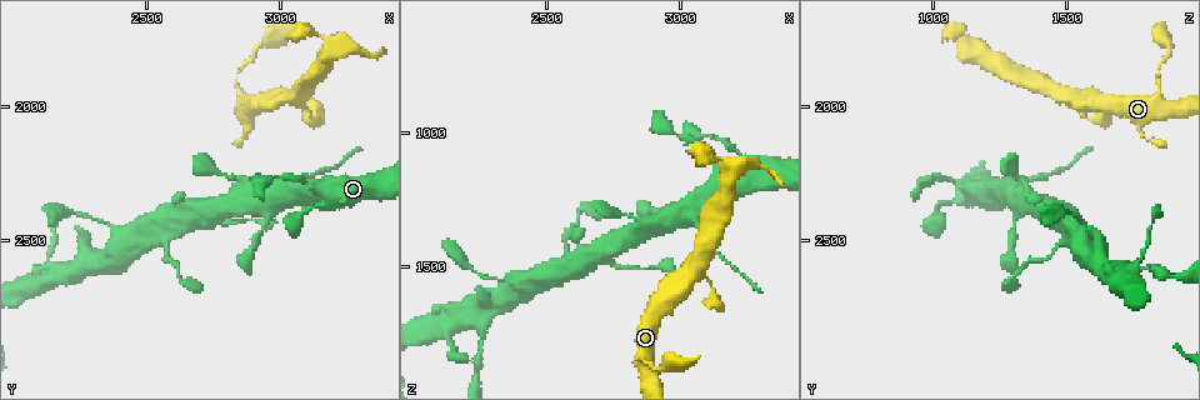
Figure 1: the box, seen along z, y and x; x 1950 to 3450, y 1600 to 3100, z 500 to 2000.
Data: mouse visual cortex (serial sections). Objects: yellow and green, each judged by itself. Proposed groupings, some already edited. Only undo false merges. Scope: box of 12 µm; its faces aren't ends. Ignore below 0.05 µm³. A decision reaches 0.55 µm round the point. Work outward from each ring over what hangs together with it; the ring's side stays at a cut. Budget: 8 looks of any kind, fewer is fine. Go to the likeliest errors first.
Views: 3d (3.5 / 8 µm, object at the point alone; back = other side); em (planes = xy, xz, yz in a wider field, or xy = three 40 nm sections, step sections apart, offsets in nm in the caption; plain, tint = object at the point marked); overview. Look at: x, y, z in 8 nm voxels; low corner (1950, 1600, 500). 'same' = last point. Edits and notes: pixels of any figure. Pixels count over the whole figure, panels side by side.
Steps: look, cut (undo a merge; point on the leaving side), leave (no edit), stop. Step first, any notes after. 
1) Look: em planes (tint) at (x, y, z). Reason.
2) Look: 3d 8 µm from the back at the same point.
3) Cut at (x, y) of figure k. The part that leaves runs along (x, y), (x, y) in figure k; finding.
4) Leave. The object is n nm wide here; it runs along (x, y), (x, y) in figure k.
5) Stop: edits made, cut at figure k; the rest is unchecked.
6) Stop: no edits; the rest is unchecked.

Look: 3d 3.5 µm at (2840, 1920, 1840). Thick turns thin.

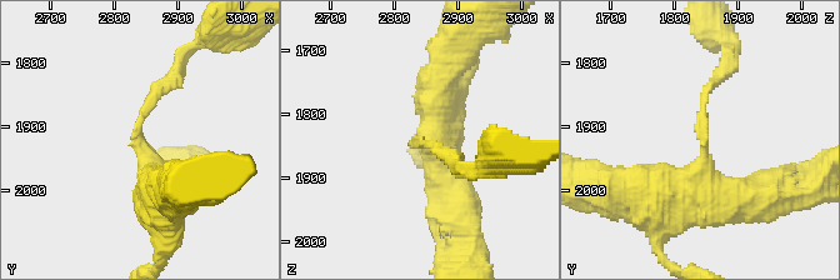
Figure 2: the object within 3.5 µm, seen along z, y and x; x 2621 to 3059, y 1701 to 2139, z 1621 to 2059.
Look: em planes (tint) at (2840, 1915, 1845). Now the EM.

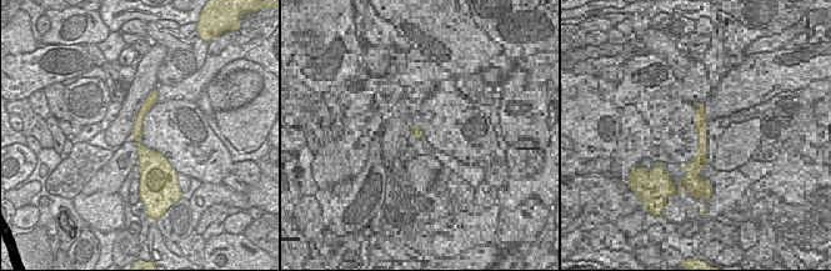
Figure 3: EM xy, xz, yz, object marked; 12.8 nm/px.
Leave. The arms are 150, 500 nm wide; it runs along (153, 94), (136, 126), (144, 171) in figure 3; one cell here.

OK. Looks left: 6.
Look: em planes (tint) at (2880, 2430, 1510). A narrow waist.

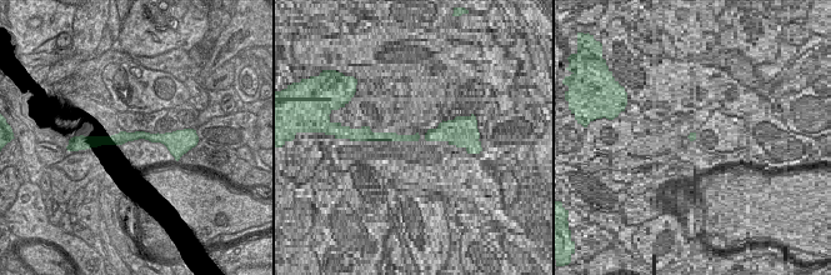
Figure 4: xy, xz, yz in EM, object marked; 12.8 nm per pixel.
Look: 3d 3.5 µm from the back at the same point.

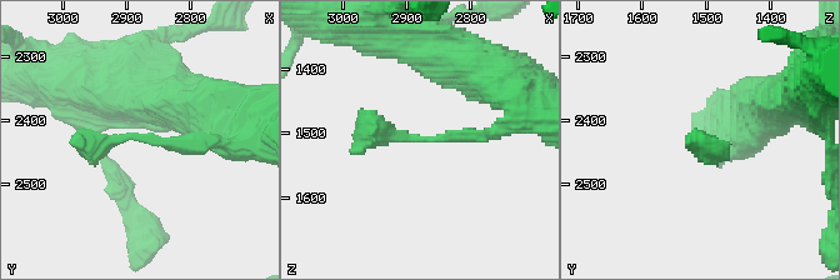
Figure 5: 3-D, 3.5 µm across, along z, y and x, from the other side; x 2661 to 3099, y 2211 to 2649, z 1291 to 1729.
Leave. It runs along (174, 135), (134, 135), (94, 143) in figure 4; one cell here.

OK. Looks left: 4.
Look: 3d 3.5 µm at (2900, 2510, 1290). Sudden change in width.

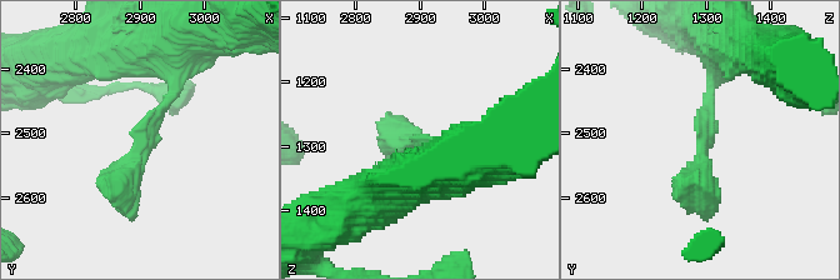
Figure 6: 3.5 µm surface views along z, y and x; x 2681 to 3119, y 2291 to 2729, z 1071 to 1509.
Look: em xy step 3 (tint) at (2910, 2510, 1300). The arms are 150, 350 nm wide; need the tissue.

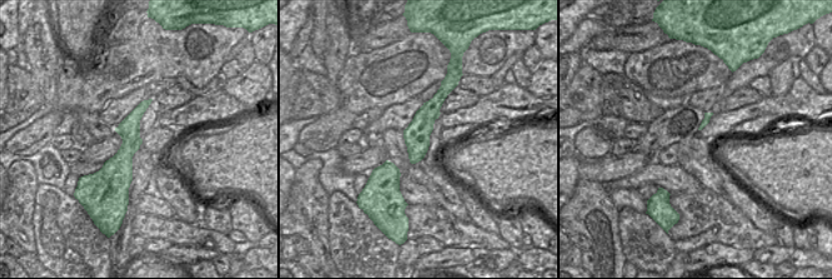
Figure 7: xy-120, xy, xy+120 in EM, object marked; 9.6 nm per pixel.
Look: em xy step 1 (tint) at the same point. Cut it another way.

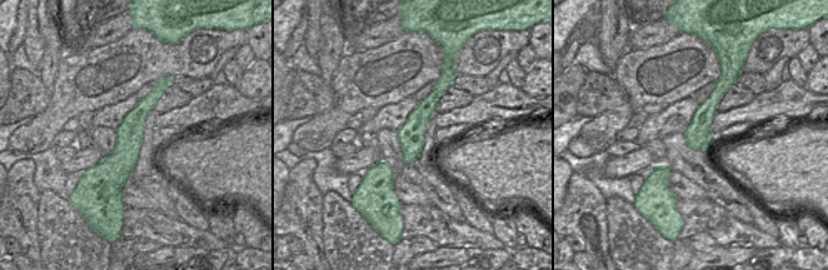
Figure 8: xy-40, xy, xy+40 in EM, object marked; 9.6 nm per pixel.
Leave. It runs along (158, 91), (133, 123), (113, 189) in figure 8; all the same cell.

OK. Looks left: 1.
Stop: no edits; the rest is unchecked.

